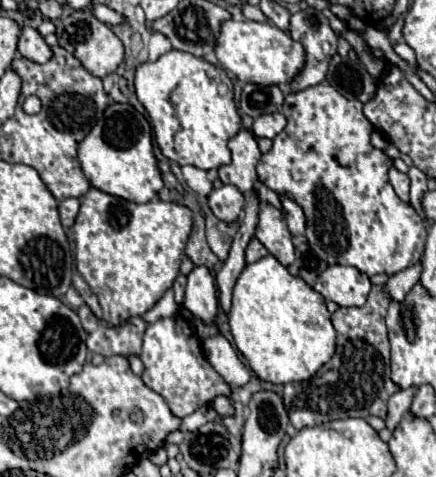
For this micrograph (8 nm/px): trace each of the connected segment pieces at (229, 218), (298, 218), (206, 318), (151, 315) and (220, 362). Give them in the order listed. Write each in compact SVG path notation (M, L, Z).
M222 185L220 189L214 189L208 195L208 205L212 213L226 223L238 221L238 215L242 211L242 201L244 201L244 195L234 185Z
M280 197L280 201L282 201L284 219L286 219L286 223L288 223L290 233L292 233L292 235L302 235L302 233L304 233L304 223L306 223L302 207L300 207L296 201L288 199L288 197Z
M198 265L190 271L186 283L186 299L182 303L194 317L202 319L206 325L214 325L218 299L216 299L216 285L214 277L210 275L208 267Z
M168 289L168 291L164 293L164 297L144 315L144 321L154 323L154 321L160 319L160 317L168 317L168 315L176 315L176 313L178 313L178 305L176 305L176 301L174 301L174 291Z
M222 333L208 337L204 341L204 353L212 367L224 377L232 390L244 386L250 381L250 370L246 369L246 365L238 359L236 351L232 349L232 345L228 343L228 339Z

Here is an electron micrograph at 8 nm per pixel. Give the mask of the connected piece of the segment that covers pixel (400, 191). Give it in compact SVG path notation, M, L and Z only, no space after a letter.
M390 167L388 177L390 177L390 185L394 187L396 195L398 195L404 203L408 203L408 185L410 185L408 175L406 175L406 173L400 173L396 167Z

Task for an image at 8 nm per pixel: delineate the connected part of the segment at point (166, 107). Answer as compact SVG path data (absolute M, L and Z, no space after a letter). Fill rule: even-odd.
M168 51L162 57L158 57L154 63L146 61L136 69L134 87L138 101L144 105L144 109L150 115L152 129L156 135L156 143L164 157L170 161L182 165L194 165L198 169L214 169L220 165L226 165L230 161L230 149L226 147L228 139L234 137L240 131L240 115L234 107L234 95L232 95L232 81L226 77L222 69L216 65L194 57L192 53L184 51Z

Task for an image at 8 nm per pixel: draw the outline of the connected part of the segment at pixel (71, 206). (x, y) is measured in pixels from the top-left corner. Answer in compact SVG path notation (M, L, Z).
M68 197L68 199L64 199L64 201L58 205L60 221L62 221L62 227L64 227L64 229L68 229L68 227L74 223L74 219L76 219L76 215L78 215L78 207L80 207L80 203L78 203L78 199L74 199L74 197Z

